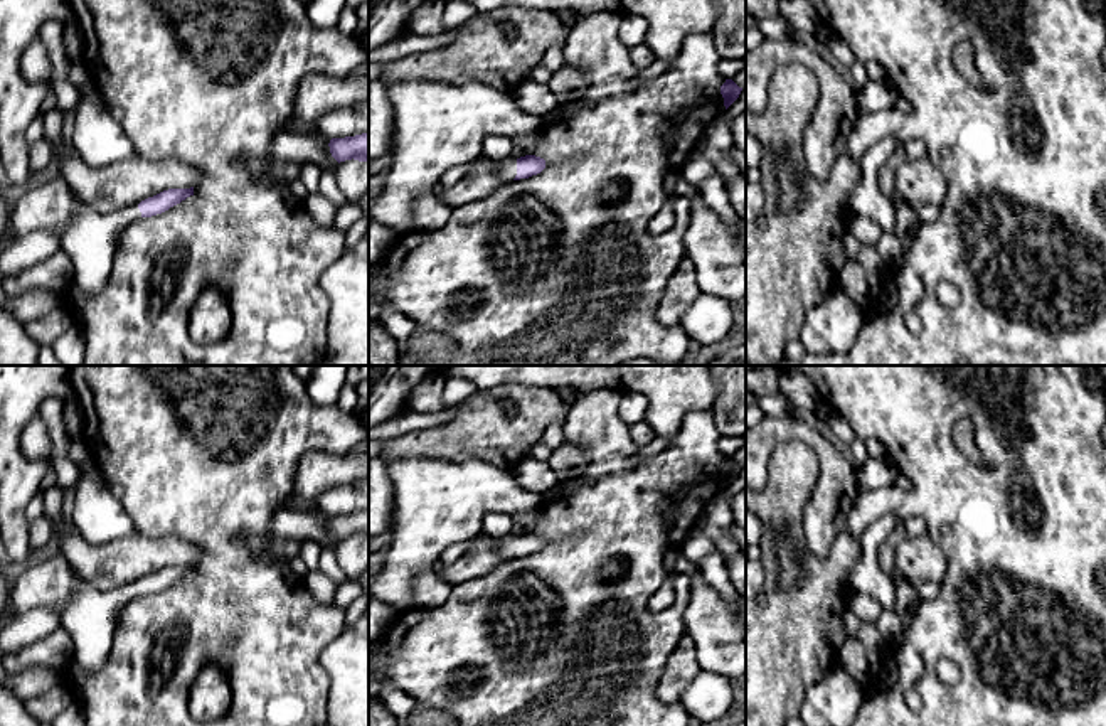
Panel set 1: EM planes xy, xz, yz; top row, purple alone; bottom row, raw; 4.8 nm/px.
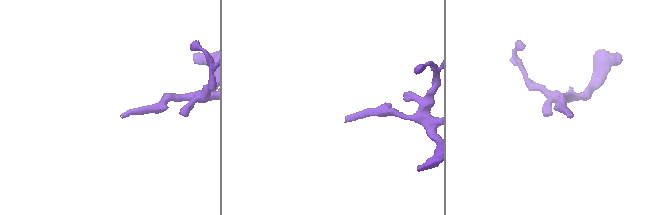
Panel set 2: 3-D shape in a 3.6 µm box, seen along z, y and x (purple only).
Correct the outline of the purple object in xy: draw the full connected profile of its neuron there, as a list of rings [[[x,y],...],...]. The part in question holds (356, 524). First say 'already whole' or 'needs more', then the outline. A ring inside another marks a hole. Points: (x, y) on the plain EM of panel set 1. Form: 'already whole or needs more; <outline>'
already whole; [[[369,510],[332,515],[330,520],[332,534],[340,541],[345,537],[369,539]]]

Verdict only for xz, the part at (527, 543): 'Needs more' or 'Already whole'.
Needs more

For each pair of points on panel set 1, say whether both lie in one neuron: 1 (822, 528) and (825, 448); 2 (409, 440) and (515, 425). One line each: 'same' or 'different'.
1: same
2: same

